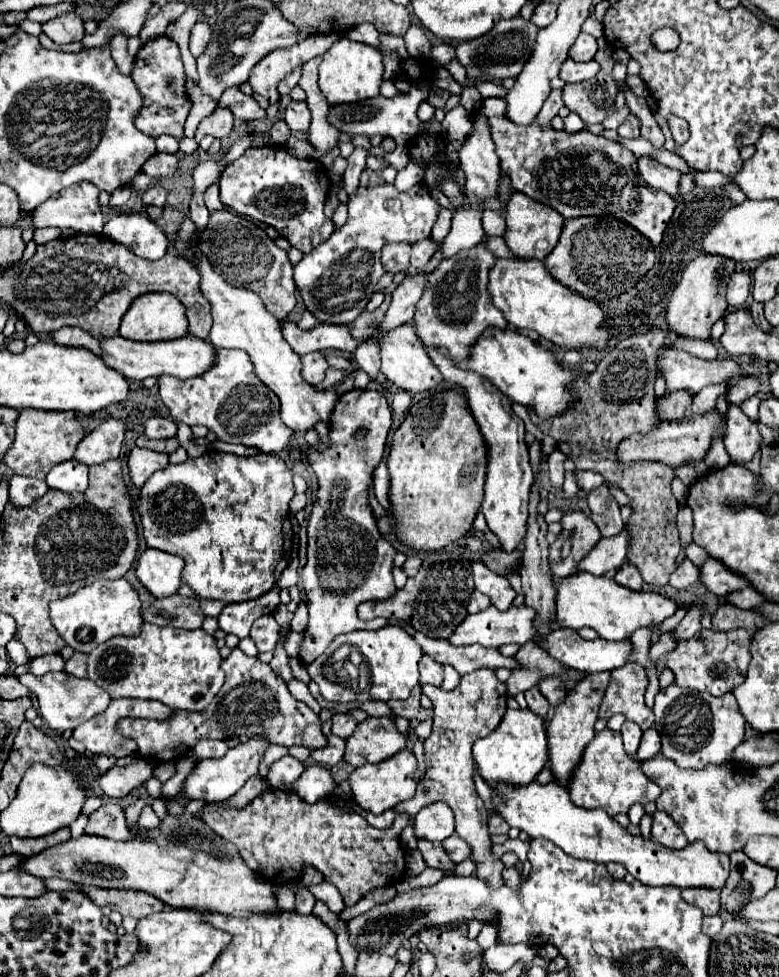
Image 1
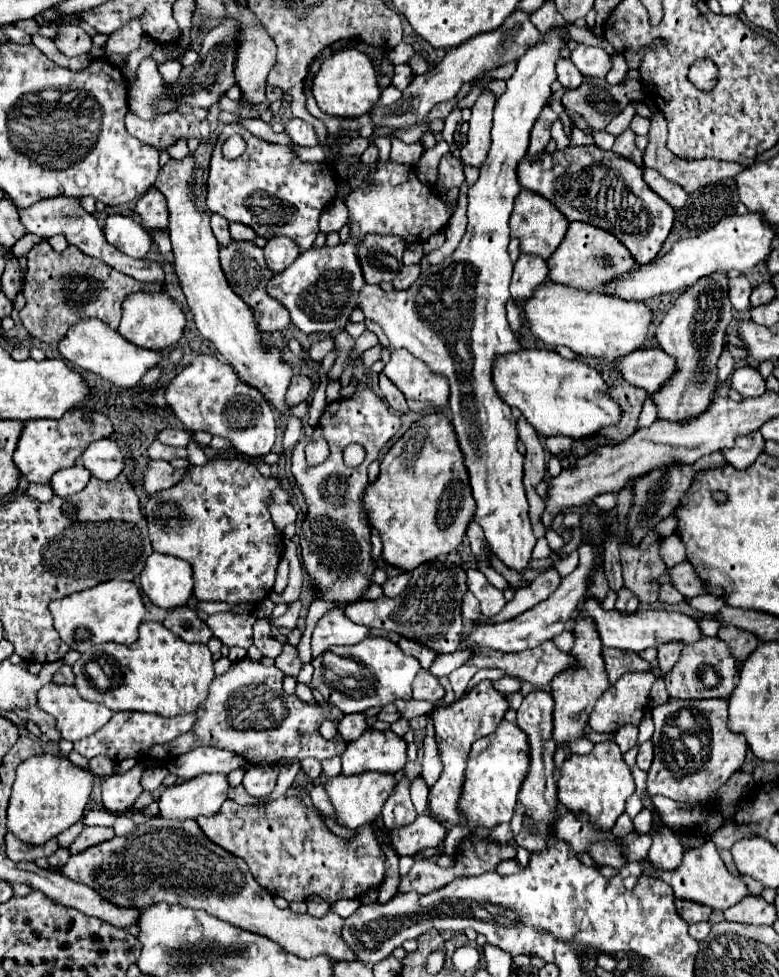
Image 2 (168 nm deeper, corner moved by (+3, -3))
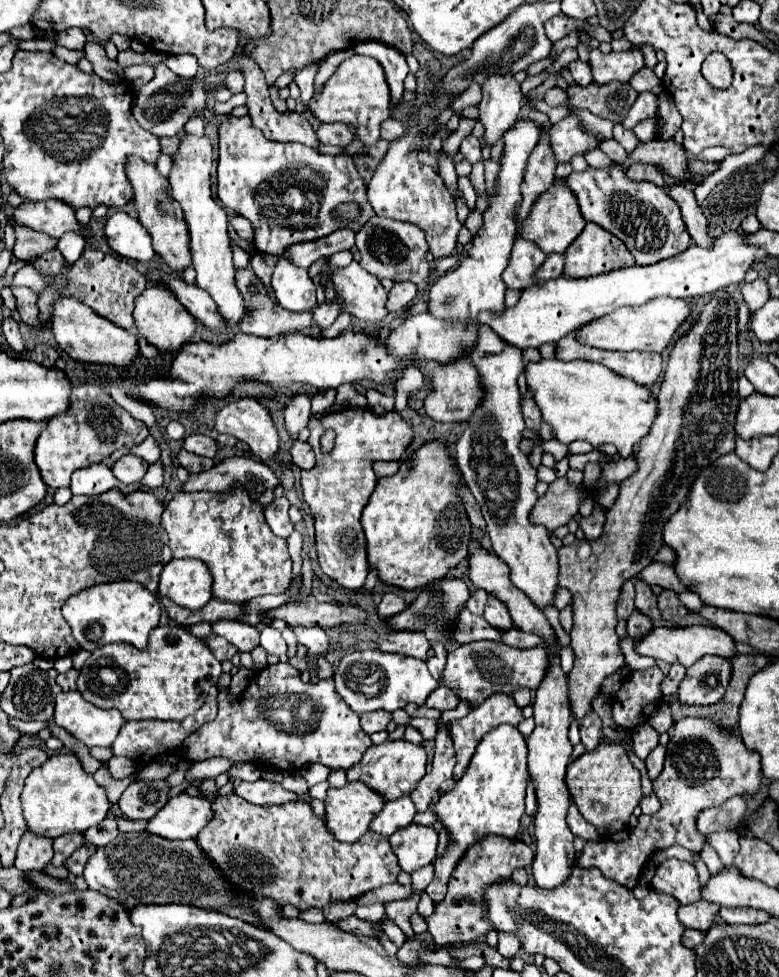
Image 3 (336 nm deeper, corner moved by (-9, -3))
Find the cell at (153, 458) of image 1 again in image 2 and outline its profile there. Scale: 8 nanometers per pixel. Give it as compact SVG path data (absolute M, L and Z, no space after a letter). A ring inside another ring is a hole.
M150 460L148 468L144 472L144 490L146 494L154 494L160 490L166 490L184 476L184 470L172 468L166 460Z

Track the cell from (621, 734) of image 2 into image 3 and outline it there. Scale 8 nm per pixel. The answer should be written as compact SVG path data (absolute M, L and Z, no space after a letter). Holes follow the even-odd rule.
M640 724L632 732L632 742L634 742L634 752L640 760L646 760L646 756L658 746L658 732L650 724Z

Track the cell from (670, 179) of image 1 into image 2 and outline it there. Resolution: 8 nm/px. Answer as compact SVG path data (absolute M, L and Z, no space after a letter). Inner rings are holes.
M642 166L642 176L644 176L644 182L658 194L662 196L672 208L682 208L686 204L686 198L688 194L684 192L682 186L666 180L658 170L654 168L648 168L648 166Z

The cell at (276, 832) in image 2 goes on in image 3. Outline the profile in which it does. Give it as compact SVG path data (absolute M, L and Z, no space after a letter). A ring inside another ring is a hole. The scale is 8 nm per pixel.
M228 794L218 796L212 802L212 810L214 818L196 836L196 842L208 860L216 864L218 870L222 870L224 878L254 900L270 898L280 906L292 904L302 912L308 908L322 908L332 902L352 902L370 890L396 882L400 874L396 856L390 852L388 838L368 830L354 844L342 844L330 836L324 822L314 816L308 802L300 800L282 806L254 806L246 804L246 800L238 796Z

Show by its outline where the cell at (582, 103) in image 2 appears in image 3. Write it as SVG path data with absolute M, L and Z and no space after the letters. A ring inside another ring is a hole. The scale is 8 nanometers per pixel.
M592 82L590 86L578 86L572 84L566 90L568 104L572 108L584 108L600 118L608 118L614 124L622 122L626 118L626 112L632 108L638 92L630 84L618 82L616 86L598 86Z

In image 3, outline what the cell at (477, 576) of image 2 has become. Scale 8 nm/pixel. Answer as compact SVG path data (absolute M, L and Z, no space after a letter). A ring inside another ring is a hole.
M490 596L488 598L488 604L486 604L486 610L484 610L484 620L492 626L492 628L498 628L498 630L510 630L514 624L512 624L512 620L510 620L510 614L508 614L508 610L506 610L506 606L498 600L498 598L494 598L494 596Z

